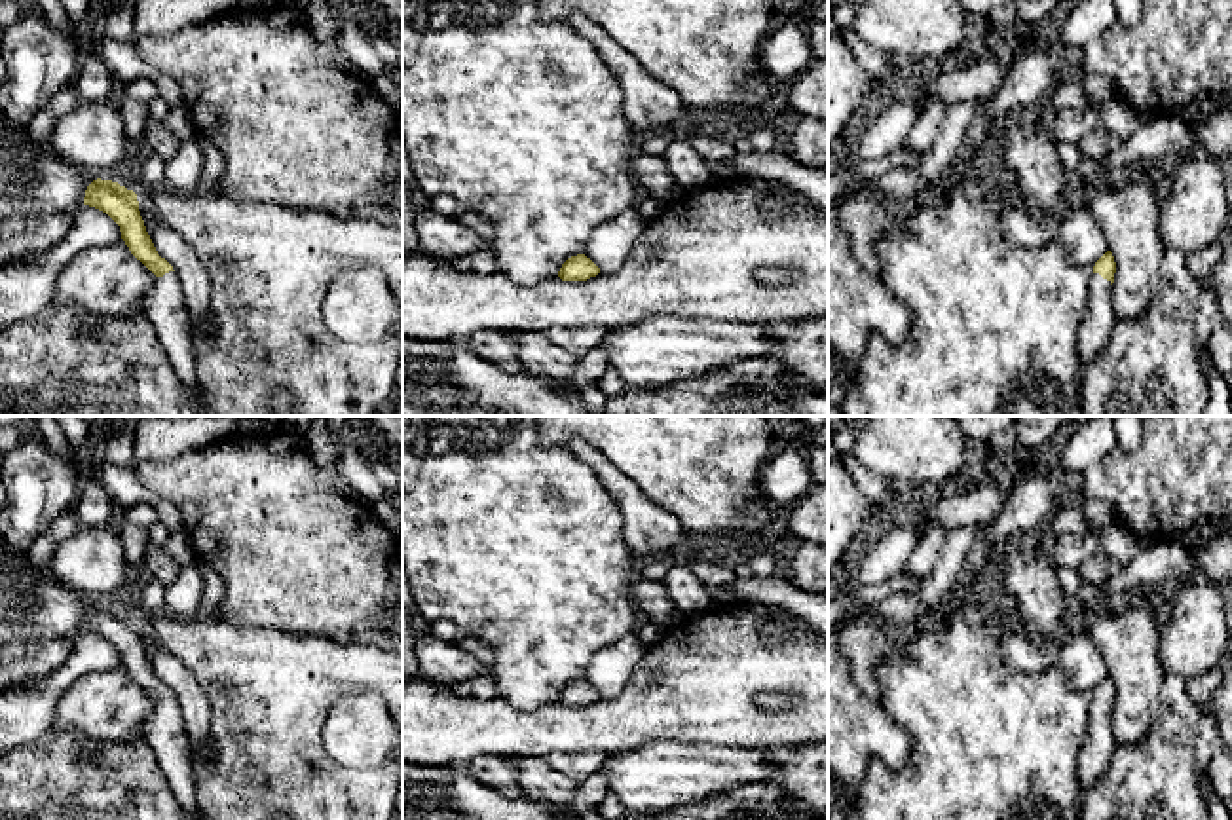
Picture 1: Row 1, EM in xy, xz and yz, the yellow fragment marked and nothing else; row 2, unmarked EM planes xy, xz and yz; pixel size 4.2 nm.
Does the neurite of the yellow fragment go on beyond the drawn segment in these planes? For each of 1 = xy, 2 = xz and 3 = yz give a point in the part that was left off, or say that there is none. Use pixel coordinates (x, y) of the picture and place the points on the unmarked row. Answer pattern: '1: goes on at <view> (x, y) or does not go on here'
1: goes on at xy (164, 729)
2: does not go on here
3: goes on at yz (1100, 745)

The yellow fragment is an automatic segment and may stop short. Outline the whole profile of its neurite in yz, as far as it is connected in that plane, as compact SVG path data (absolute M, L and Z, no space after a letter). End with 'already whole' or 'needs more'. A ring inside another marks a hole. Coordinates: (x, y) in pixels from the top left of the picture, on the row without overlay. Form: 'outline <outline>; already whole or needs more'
outline M1107 676L1093 691L1088 736L1078 757L1078 782L1082 797L1107 771L1109 759L1116 746L1112 733L1114 699L1116 687L1112 678Z; needs more

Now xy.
outline M97 604L87 611L84 630L106 638L120 651L131 680L156 700L142 723L142 738L152 748L180 809L196 816L199 812L197 786L184 716L177 697L158 680L146 657L137 619L118 607Z; needs more

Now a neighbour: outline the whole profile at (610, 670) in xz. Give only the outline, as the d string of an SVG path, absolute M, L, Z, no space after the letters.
M632 632L619 638L590 661L585 681L590 683L600 697L613 697L621 693L645 649L645 634Z

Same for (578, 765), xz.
M552 752L545 759L554 771L579 784L602 769L604 757L602 752Z

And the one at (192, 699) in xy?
M137 619L137 626L146 657L158 680L173 691L180 704L190 746L196 750L211 750L211 704L207 700L205 691L201 689L197 680L171 653L152 643L150 623Z

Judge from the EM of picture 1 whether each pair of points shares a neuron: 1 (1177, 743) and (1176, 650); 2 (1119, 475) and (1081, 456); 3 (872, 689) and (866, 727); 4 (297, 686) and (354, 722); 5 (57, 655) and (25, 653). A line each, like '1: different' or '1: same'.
1: different
2: different
3: different
4: different
5: same

